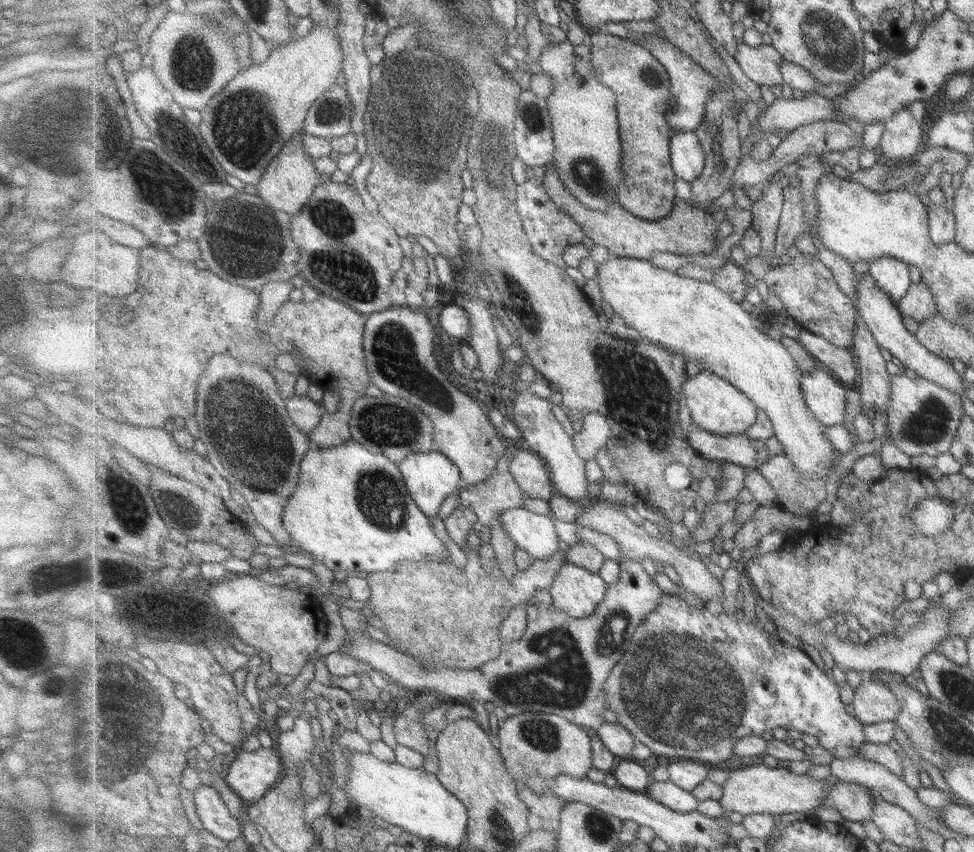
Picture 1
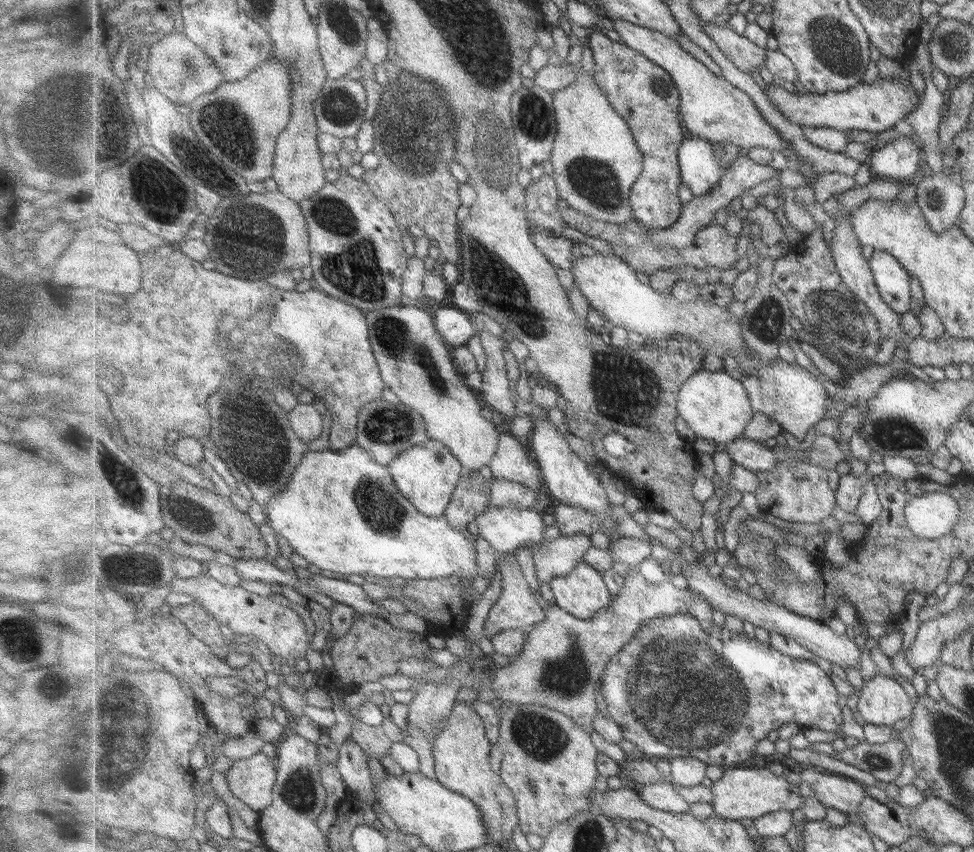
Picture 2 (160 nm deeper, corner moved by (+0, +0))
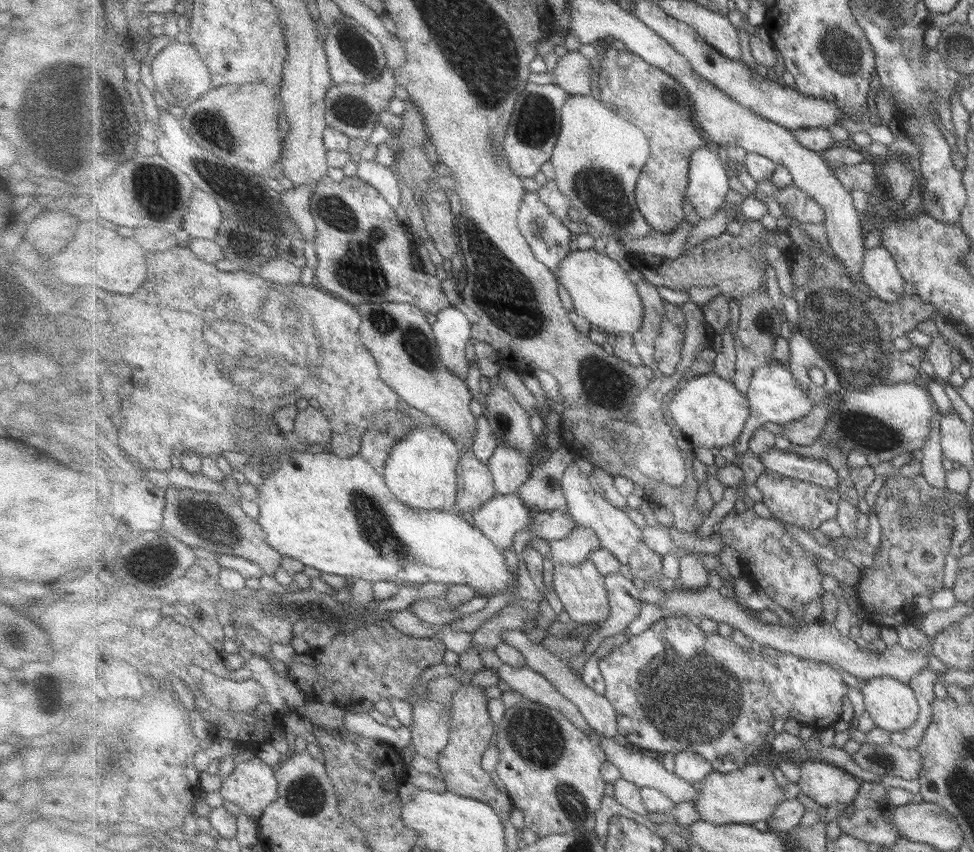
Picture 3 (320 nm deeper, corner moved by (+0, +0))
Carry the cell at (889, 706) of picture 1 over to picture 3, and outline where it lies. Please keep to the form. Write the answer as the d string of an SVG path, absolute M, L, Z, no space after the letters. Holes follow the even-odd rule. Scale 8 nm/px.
M889 676L861 684L866 711L877 727L889 732L907 731L919 718L920 706L913 688Z

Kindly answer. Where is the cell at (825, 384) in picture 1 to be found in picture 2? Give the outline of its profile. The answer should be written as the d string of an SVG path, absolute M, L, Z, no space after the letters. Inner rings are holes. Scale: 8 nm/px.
M778 360L771 365L759 369L758 373L746 377L742 383L750 395L750 403L754 412L766 414L773 421L777 421L786 435L799 445L809 434L809 430L827 418L826 408L830 403L825 386L815 378L809 370L797 364Z

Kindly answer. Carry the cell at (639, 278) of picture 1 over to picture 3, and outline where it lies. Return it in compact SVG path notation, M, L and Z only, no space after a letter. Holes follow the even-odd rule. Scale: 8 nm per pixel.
M578 249L561 261L556 274L558 281L571 294L573 311L593 326L614 334L616 338L622 334L635 334L642 327L644 308L641 295L617 260L594 249Z

